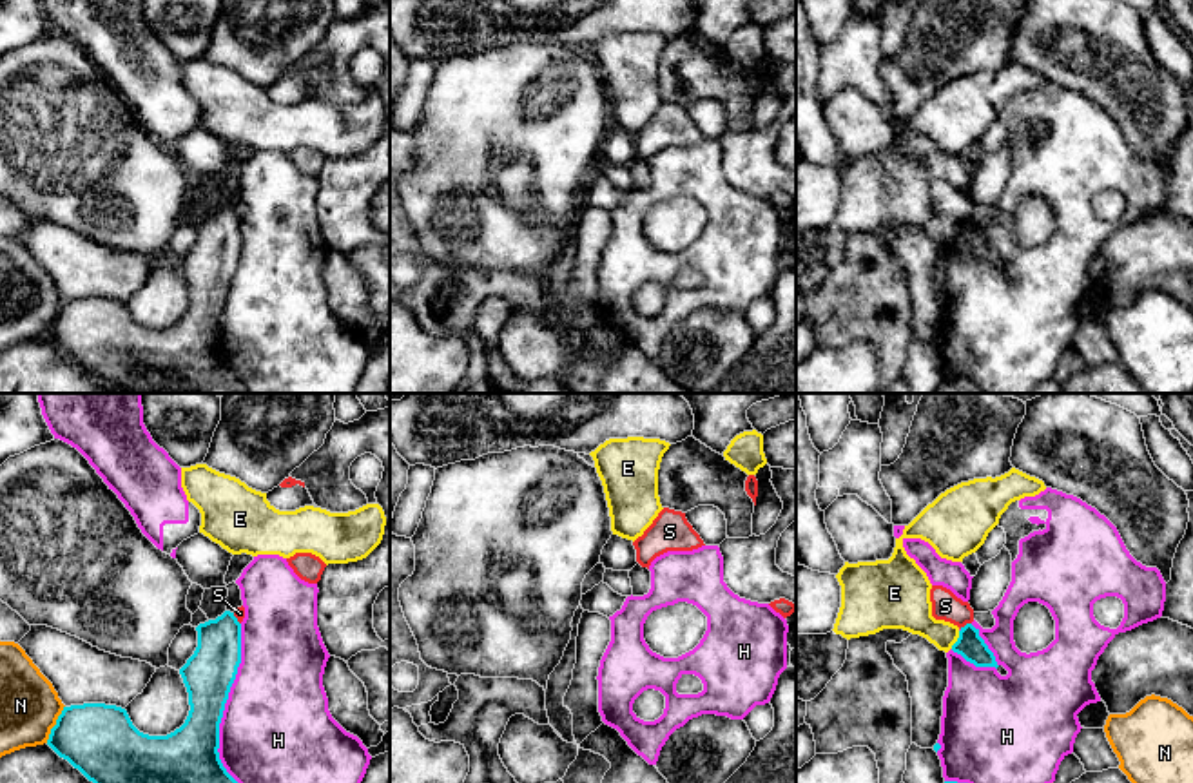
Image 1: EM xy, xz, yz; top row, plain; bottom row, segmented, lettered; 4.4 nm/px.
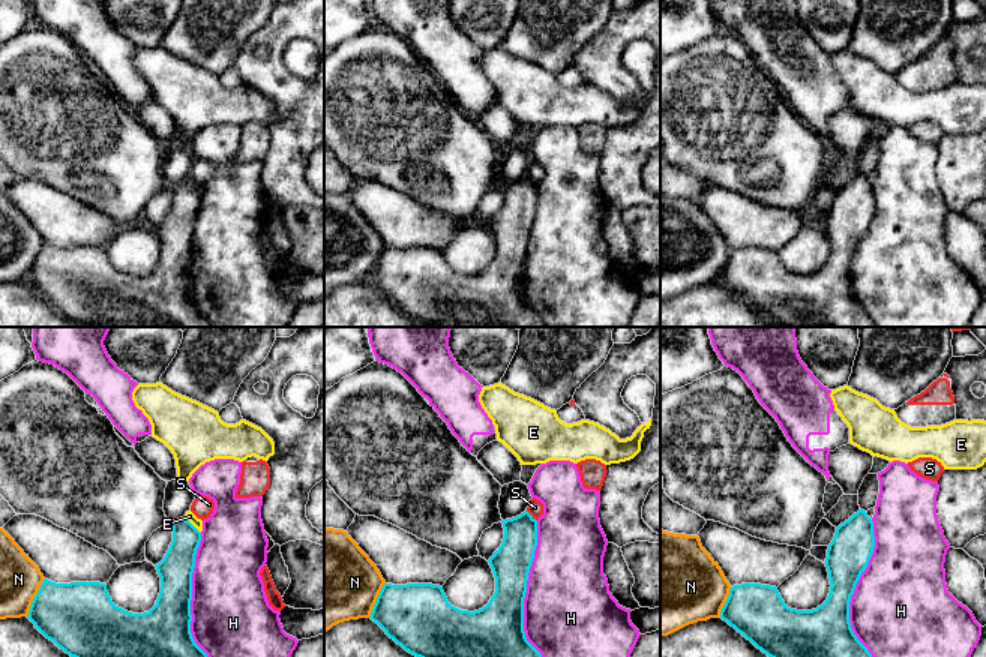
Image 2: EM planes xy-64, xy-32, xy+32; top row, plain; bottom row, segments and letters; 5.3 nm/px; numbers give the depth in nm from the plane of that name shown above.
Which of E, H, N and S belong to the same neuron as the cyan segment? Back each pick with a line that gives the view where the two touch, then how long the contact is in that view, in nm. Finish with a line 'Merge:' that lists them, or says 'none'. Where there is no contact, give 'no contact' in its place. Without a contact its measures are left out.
Merge: none

